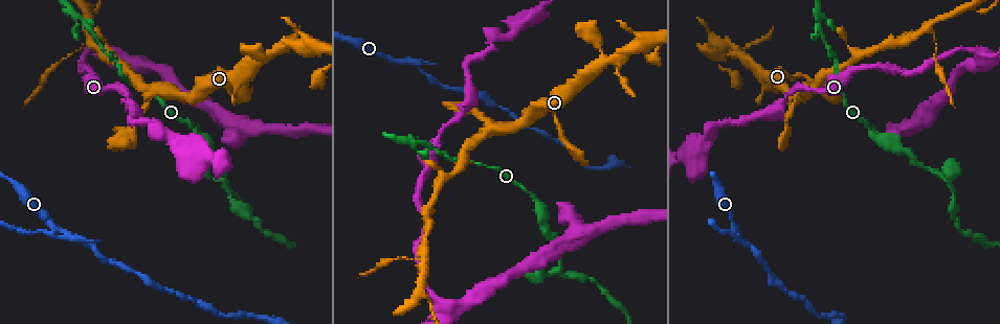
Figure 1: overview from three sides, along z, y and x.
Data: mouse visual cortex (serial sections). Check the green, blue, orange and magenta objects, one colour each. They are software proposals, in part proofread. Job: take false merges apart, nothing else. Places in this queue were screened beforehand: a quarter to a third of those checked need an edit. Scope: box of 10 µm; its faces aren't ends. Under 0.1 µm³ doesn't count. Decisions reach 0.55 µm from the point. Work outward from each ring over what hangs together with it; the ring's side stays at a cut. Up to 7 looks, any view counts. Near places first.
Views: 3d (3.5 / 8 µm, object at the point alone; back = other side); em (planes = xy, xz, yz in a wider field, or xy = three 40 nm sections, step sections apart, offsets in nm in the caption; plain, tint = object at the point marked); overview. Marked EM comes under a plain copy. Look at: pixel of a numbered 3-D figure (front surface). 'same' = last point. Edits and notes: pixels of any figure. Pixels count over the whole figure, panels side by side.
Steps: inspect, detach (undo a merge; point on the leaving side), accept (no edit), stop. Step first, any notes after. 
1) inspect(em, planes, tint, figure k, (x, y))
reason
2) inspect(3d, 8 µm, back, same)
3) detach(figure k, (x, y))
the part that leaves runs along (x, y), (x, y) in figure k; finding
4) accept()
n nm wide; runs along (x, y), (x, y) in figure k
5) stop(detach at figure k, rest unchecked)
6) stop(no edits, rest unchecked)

inspect(3d, 3.5 µm, figure 1, (509, 34))
a fork

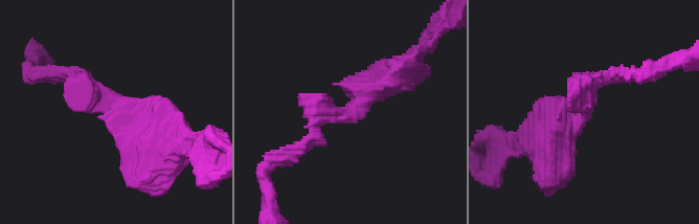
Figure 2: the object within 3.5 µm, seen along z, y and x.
inspect(em, xy, step 1, tint, figure 2, (349, 114))
now the EM

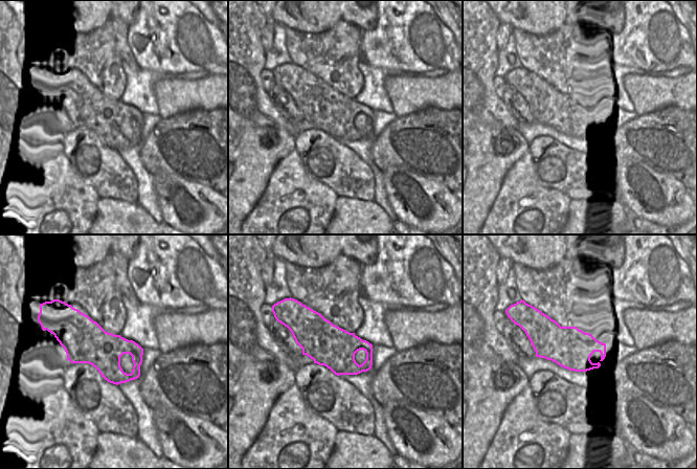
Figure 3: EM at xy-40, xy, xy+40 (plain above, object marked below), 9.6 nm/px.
accept()
runs along (308, 142), (323, 113), (350, 113), (395, 73) in figure 2; all the same cell

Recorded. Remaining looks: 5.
inspect(3d, 3.5 µm, figure 1, (154, 87))
branch point

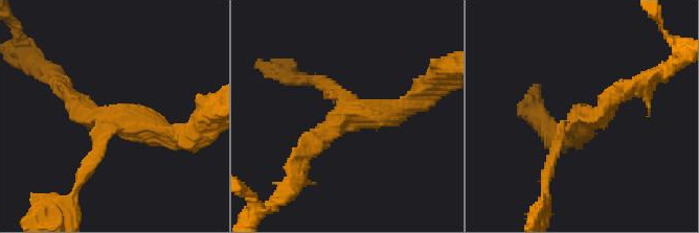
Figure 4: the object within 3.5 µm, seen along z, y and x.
accept()
runs along (415, 102), (351, 114), (302, 154) in figure 4; continuous, no second cell

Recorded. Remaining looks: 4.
inspect(3d, 8 µm, figure 1, (605, 62))
arms part here

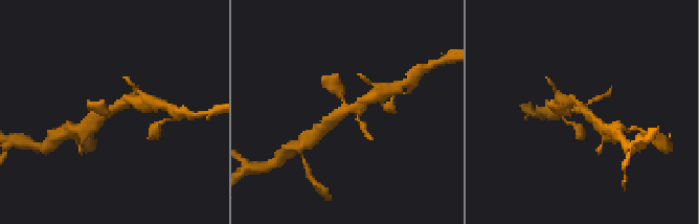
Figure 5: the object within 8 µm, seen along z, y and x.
inspect(3d, 3.5 µm, same)
closer look

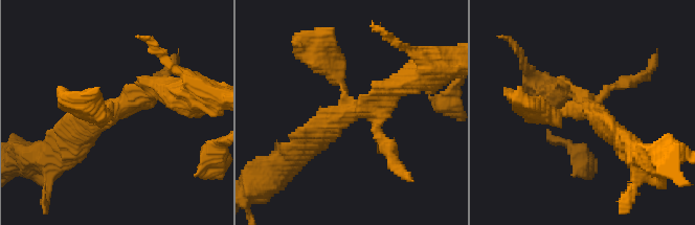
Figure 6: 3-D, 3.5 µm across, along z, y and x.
inspect(em, xy, step 1, tint, figure 6, (114, 106))

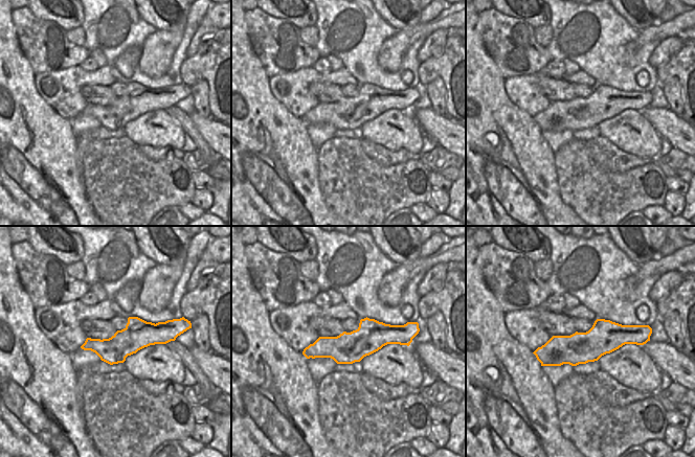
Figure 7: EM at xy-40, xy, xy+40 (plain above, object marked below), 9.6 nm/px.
accept()
runs along (303, 149), (338, 117), (409, 82) in figure 6; all the same cell

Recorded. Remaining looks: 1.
stop(no edits, rest unchecked)

